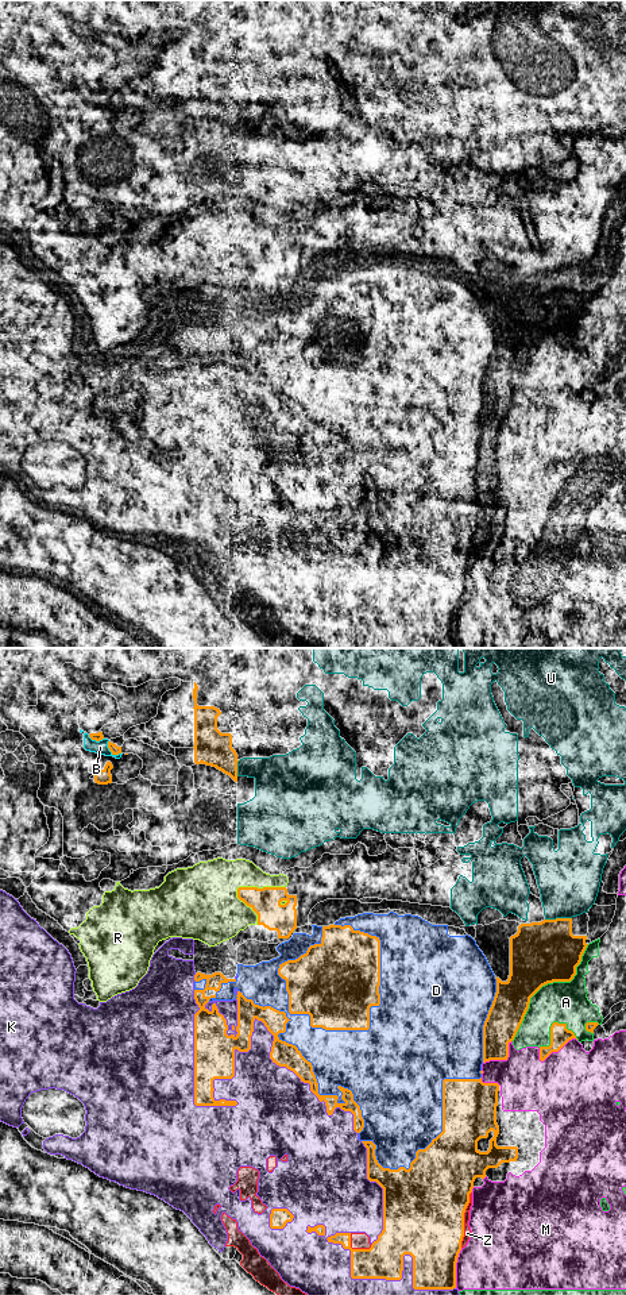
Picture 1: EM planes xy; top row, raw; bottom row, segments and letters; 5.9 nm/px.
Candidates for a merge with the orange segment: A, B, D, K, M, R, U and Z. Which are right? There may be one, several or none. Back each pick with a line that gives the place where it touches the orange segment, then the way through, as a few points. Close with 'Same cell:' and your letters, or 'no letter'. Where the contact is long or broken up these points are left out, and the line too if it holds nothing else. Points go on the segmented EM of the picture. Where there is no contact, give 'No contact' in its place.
B: Touches orange at xy (111, 751)
D: Touches orange at xy (310, 1020)
K: Touches orange at xy (234, 1071)
Z: Touches orange at xy (463, 1220)
Same cell: B, D, K, Z

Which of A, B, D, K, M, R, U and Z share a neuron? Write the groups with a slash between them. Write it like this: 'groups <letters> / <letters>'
groups A M / B D K Z / R U

